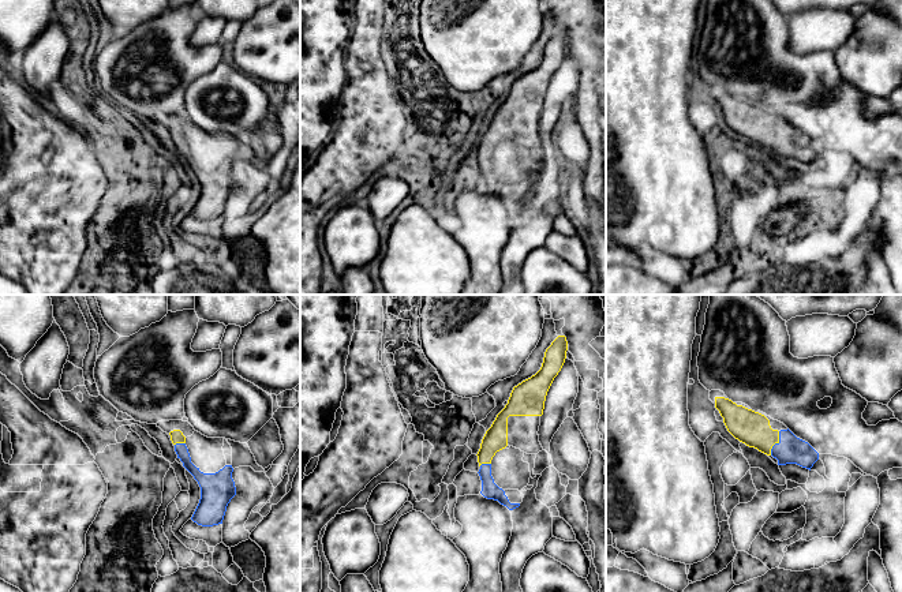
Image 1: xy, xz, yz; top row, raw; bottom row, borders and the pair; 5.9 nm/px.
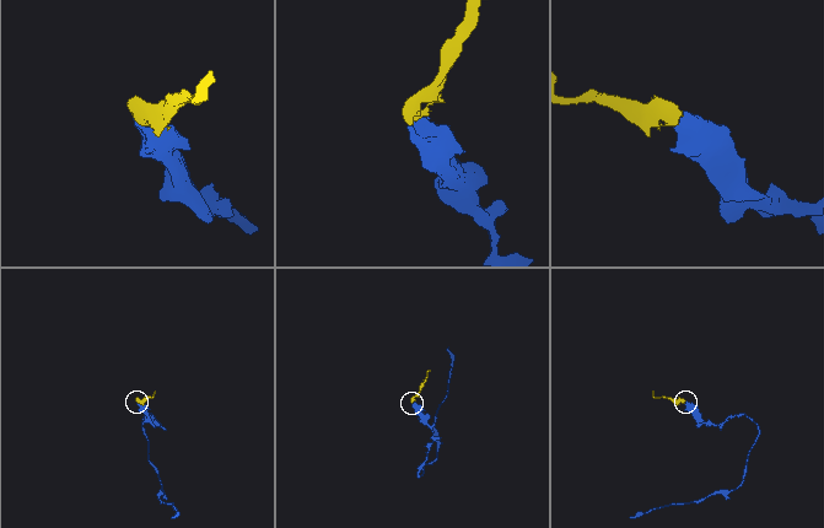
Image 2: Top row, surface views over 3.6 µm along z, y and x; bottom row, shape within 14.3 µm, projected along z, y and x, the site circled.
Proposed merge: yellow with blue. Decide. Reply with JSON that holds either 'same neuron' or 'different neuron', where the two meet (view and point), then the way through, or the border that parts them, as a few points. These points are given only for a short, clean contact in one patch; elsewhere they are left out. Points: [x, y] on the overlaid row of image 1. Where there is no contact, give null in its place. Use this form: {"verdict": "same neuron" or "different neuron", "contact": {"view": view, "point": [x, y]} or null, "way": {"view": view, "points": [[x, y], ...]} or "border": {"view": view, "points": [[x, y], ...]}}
{"verdict": "same neuron", "contact": {"view": "yz", "point": [775, 442]}, "way": {"view": "yz", "points": [[749, 427], [767, 441], [775, 442], [790, 449]]}}

